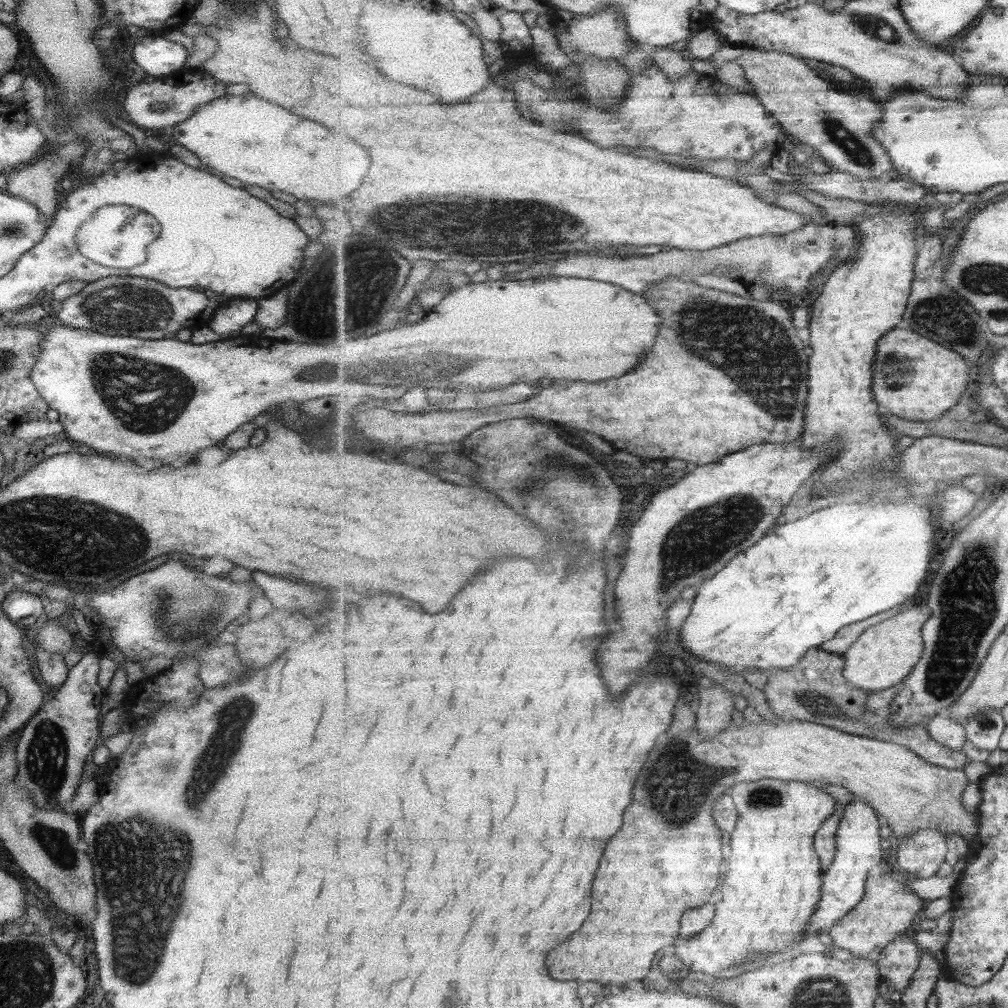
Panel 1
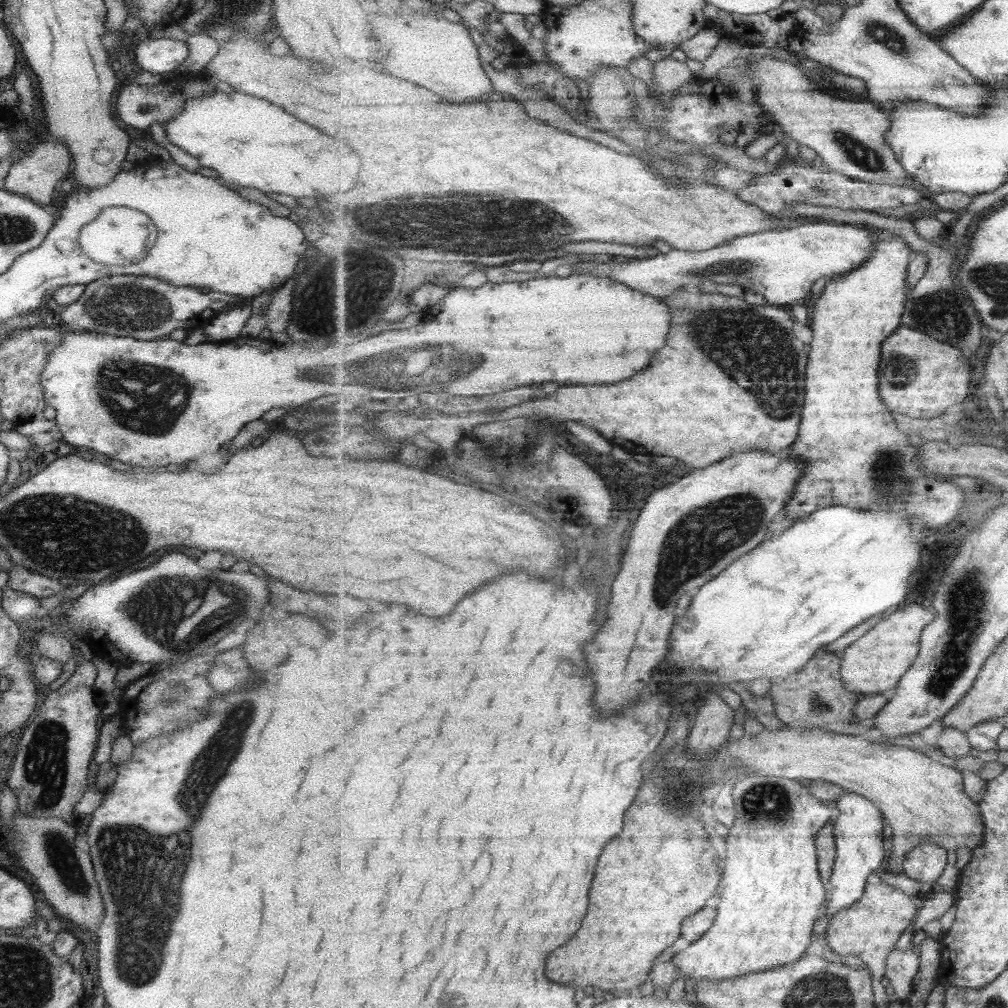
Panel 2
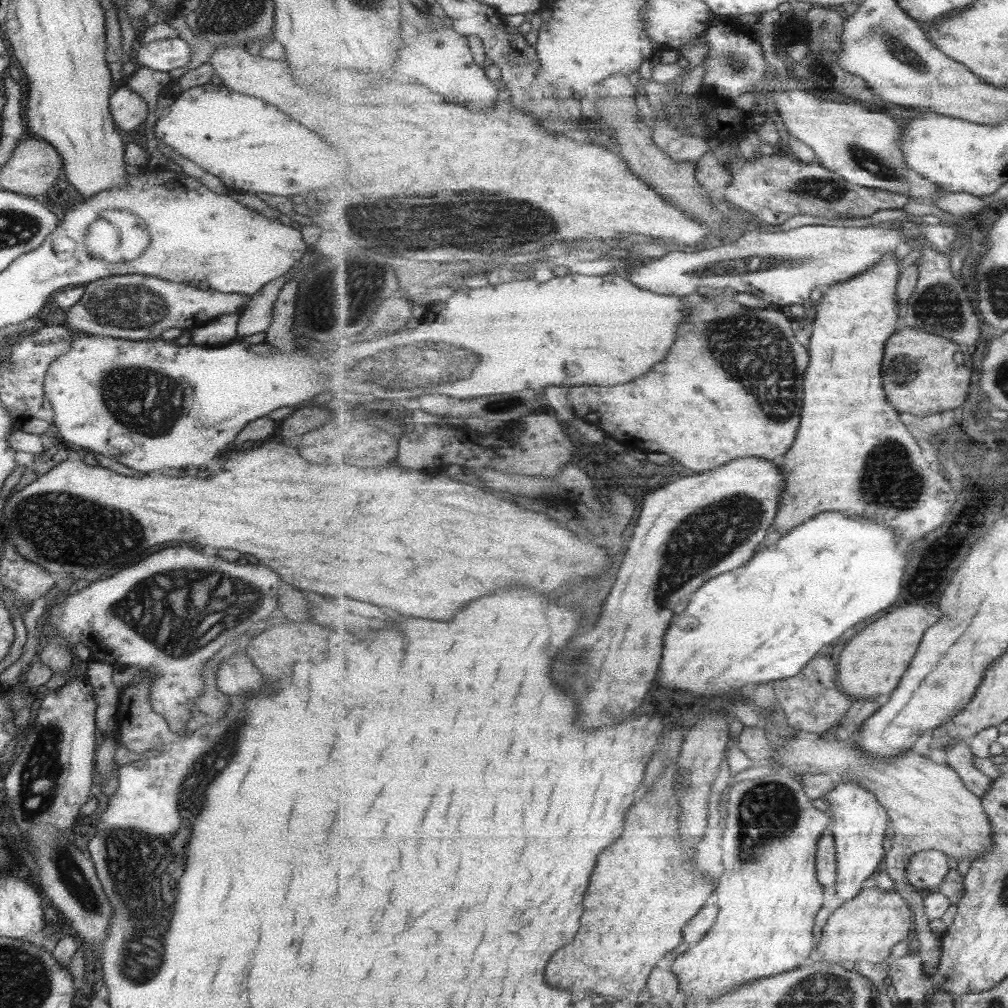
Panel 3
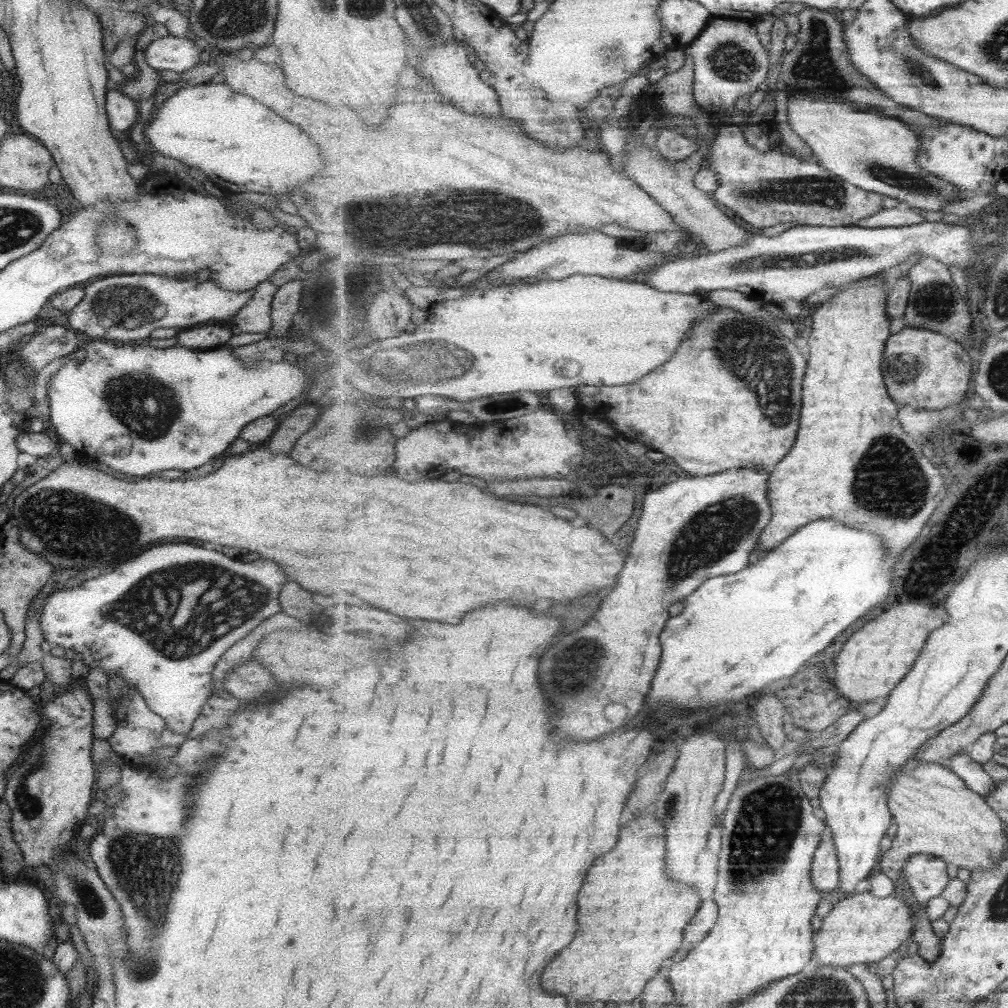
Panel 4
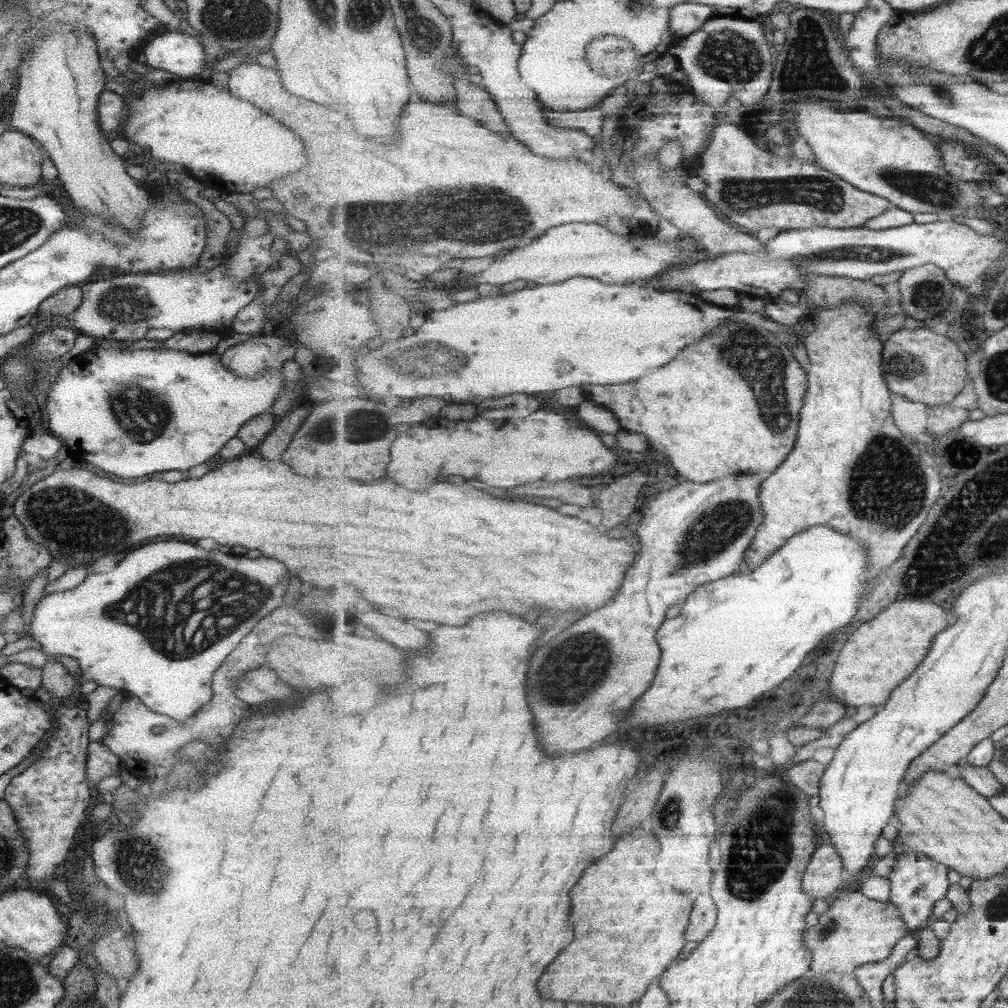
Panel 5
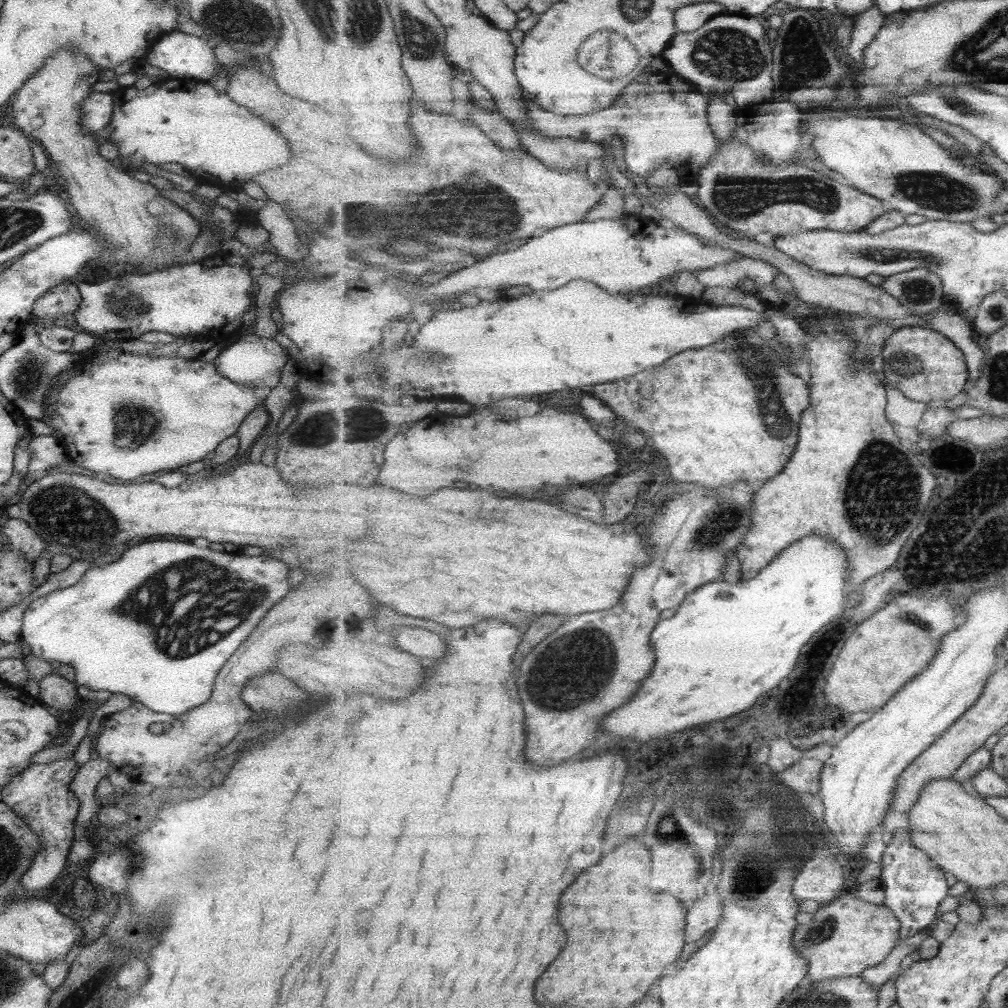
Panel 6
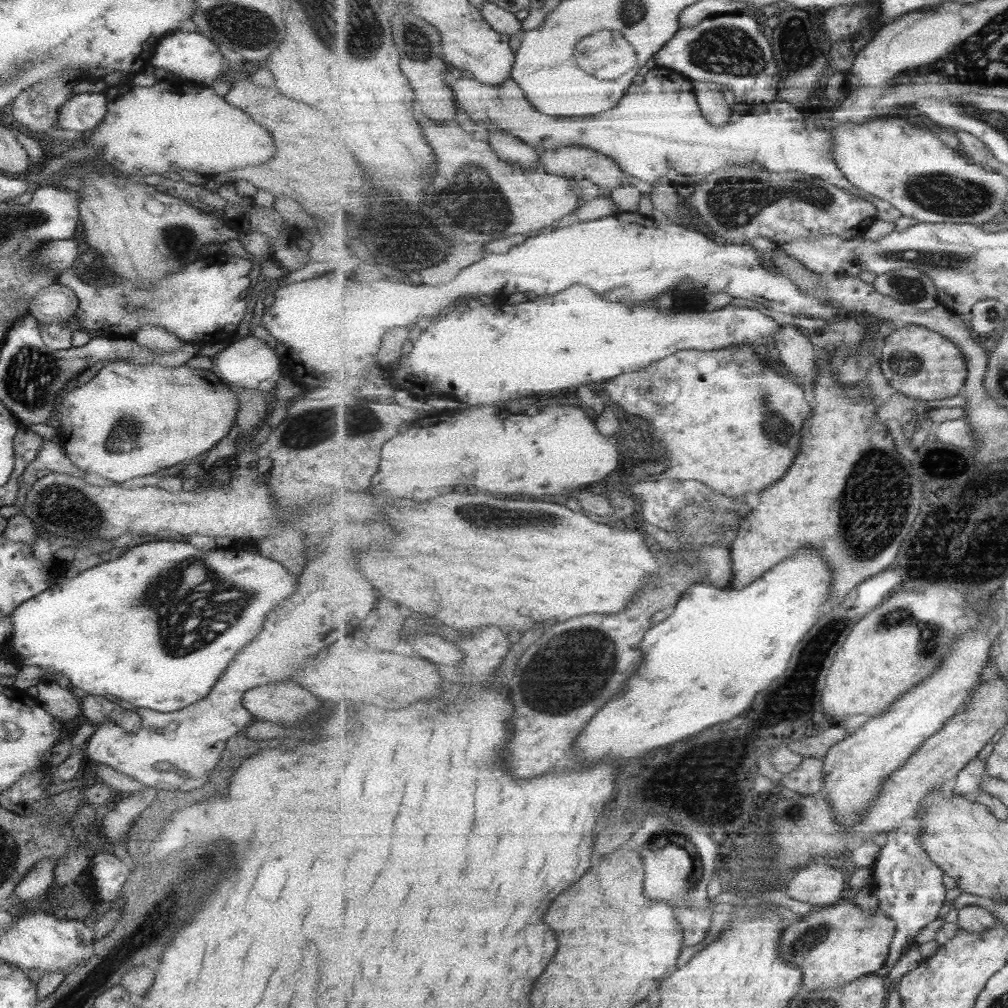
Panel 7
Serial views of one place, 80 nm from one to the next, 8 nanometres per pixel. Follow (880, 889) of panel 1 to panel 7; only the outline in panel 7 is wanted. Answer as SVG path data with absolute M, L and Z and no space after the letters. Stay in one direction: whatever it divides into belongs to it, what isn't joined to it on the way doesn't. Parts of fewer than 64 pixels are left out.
M851 895L835 905L814 909L801 921L788 924L784 930L779 950L791 965L803 971L807 991L841 989L857 978L871 975L885 966L890 946L896 935L896 922L884 912L864 910Z

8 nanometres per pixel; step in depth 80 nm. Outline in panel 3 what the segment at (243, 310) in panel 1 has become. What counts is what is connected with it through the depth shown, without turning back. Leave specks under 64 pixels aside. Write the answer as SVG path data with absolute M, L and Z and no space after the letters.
M238 312L220 314L213 321L188 331L191 345L217 347L233 342L236 335Z

